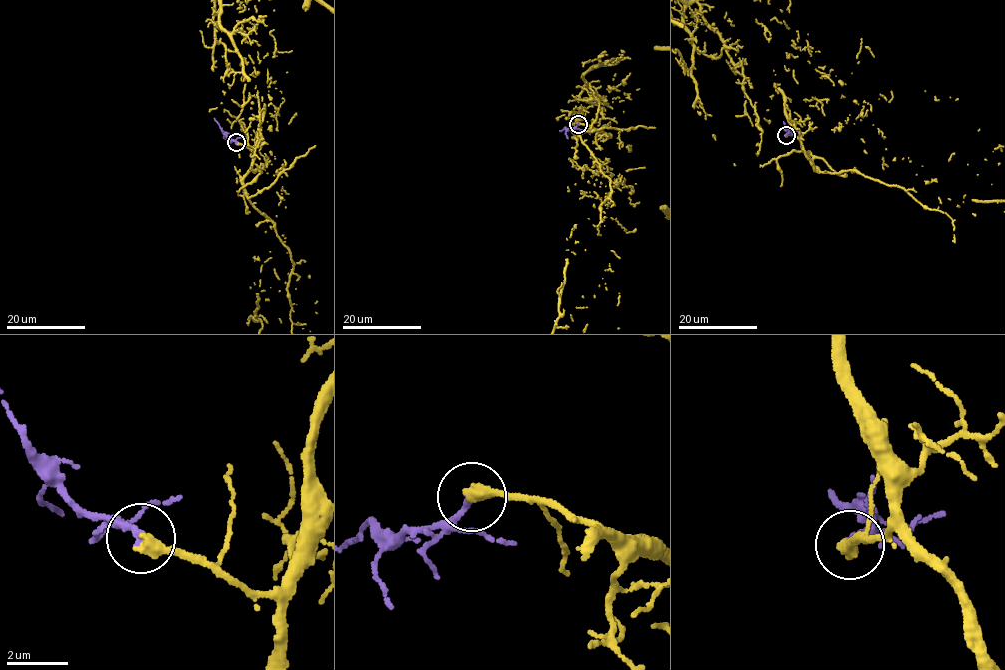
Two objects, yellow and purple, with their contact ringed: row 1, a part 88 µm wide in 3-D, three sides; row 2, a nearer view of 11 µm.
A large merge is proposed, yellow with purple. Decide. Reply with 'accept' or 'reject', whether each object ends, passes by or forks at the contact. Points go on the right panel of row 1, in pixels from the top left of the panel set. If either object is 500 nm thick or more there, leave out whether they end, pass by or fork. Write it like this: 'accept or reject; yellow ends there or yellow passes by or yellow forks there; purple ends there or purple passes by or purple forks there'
accept; yellow ends there; purple ends there

